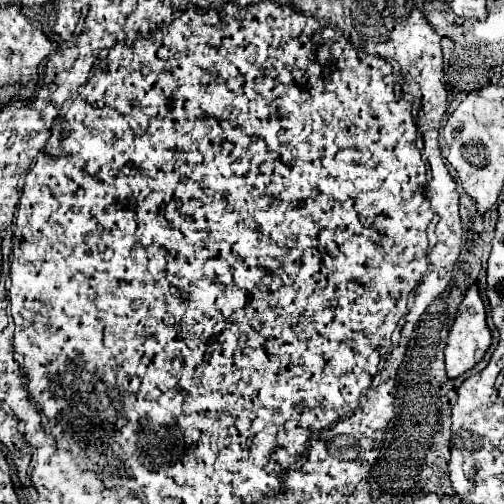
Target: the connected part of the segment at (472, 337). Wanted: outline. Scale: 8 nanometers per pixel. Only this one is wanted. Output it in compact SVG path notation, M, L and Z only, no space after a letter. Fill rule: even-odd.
M474 282L460 306L458 306L458 312L456 312L456 320L454 324L450 326L450 332L448 332L448 344L446 344L446 350L444 350L444 356L446 356L446 370L448 370L448 376L450 378L458 378L462 376L466 370L470 370L482 356L484 352L488 350L492 342L492 334L490 334L490 328L486 324L486 312L484 312L484 302L480 298L480 290L478 290L478 284Z

